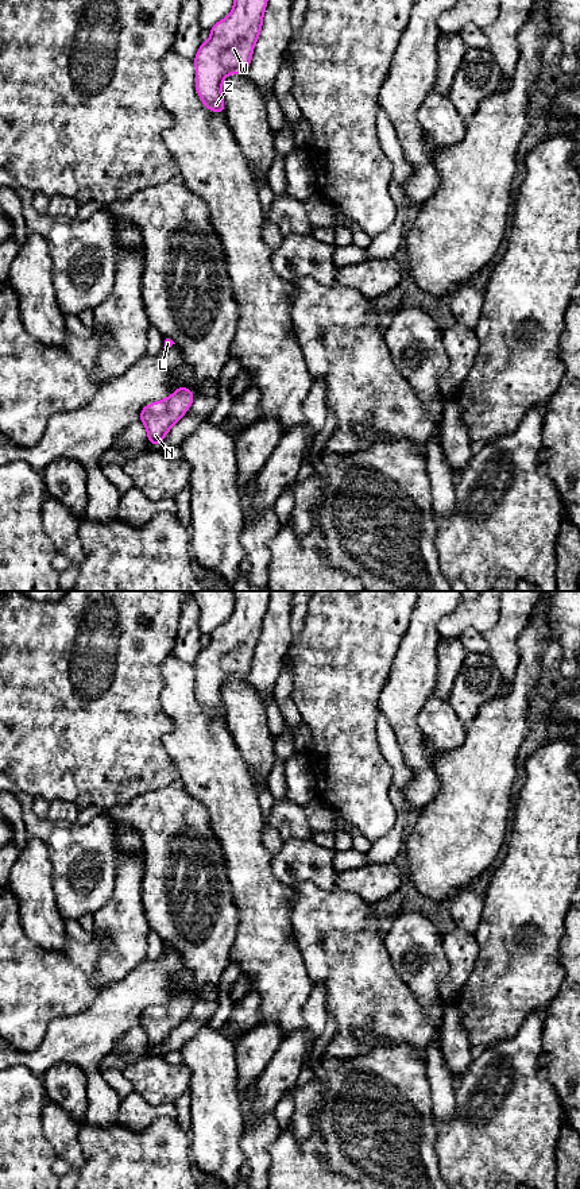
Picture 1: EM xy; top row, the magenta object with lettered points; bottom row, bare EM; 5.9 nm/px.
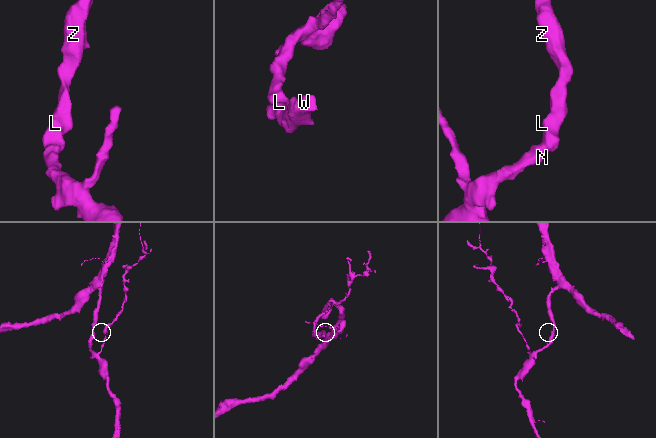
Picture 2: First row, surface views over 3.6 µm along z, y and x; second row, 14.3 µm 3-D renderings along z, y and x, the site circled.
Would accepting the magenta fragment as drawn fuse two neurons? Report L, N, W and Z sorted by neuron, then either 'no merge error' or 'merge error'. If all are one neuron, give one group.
groups L N W Z; no merge error

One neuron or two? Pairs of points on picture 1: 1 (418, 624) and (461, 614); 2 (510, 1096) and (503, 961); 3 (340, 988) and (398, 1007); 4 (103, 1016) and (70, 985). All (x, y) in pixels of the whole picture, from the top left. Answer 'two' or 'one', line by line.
1: two
2: two
3: one
4: two

